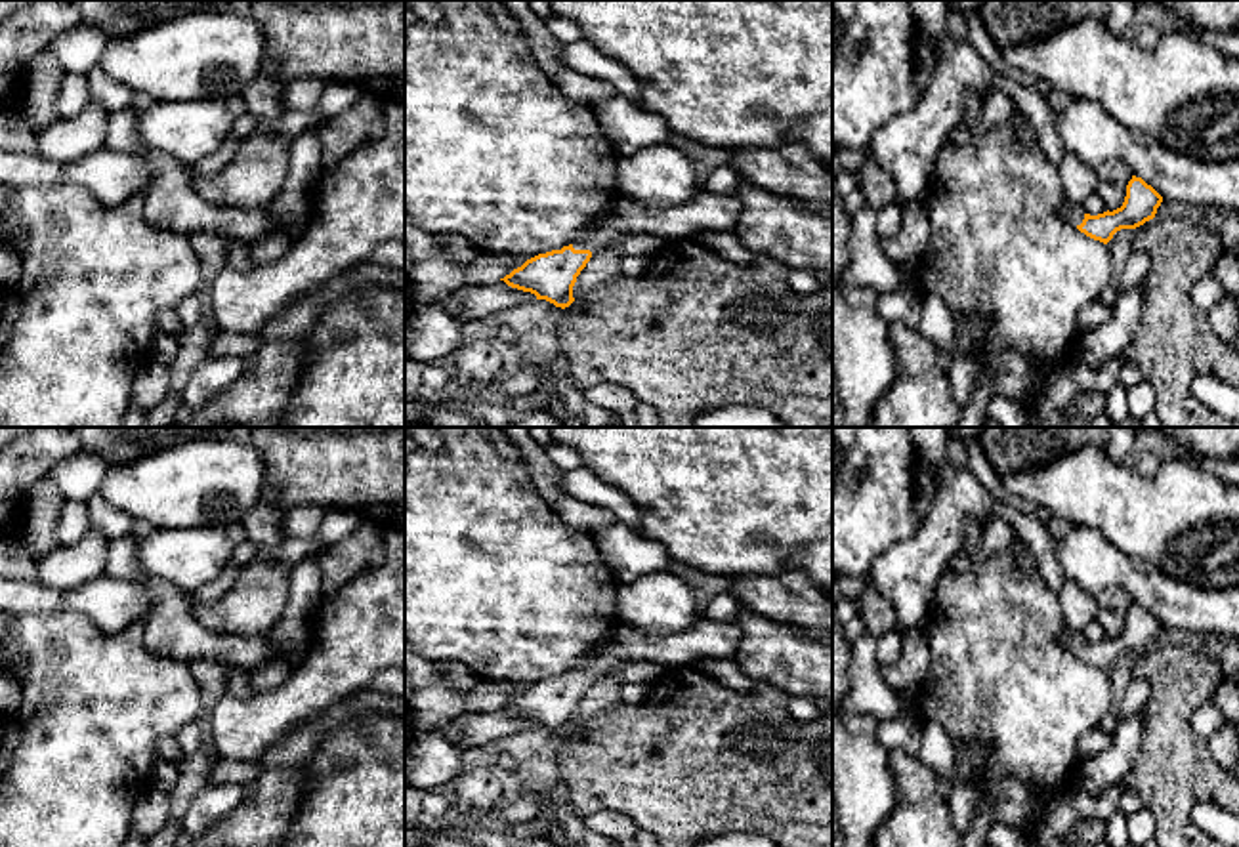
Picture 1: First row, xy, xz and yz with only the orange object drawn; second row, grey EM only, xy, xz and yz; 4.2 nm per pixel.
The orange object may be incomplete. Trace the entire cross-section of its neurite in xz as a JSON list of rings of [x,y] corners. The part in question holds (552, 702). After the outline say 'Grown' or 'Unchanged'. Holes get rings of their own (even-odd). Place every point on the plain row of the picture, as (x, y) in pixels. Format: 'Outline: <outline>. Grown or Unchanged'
Outline: [[[701,618],[689,631],[670,637],[619,633],[607,647],[590,656],[584,668],[538,681],[500,708],[565,736],[575,729],[573,713],[580,698],[594,681],[607,675],[615,666],[653,662],[668,670],[695,666],[703,658],[731,658],[741,637],[739,624],[706,618]]]. Grown

